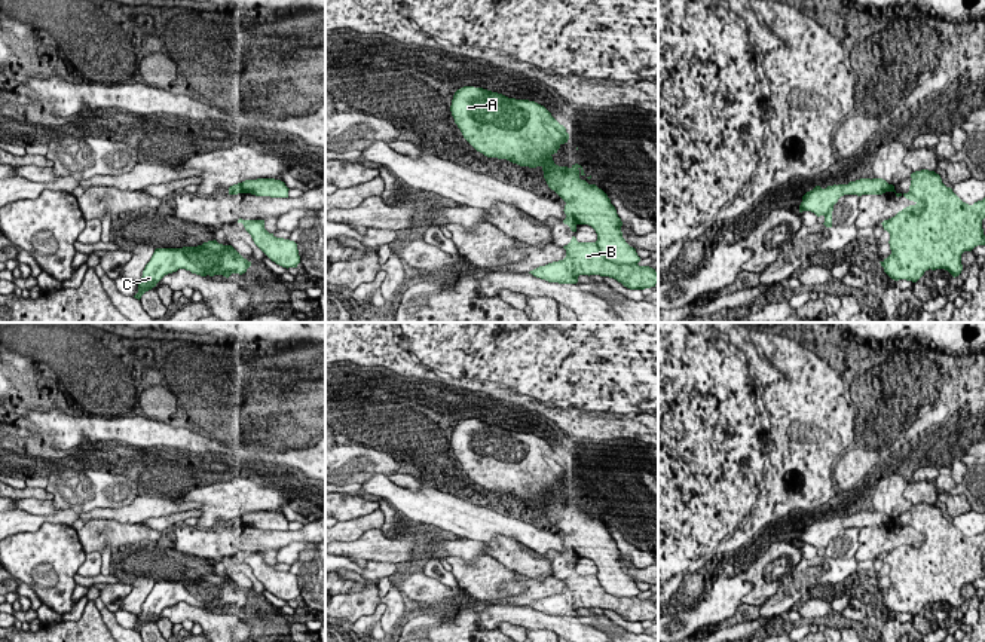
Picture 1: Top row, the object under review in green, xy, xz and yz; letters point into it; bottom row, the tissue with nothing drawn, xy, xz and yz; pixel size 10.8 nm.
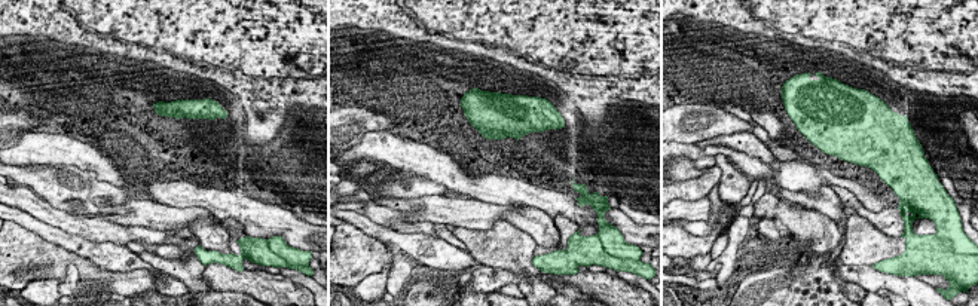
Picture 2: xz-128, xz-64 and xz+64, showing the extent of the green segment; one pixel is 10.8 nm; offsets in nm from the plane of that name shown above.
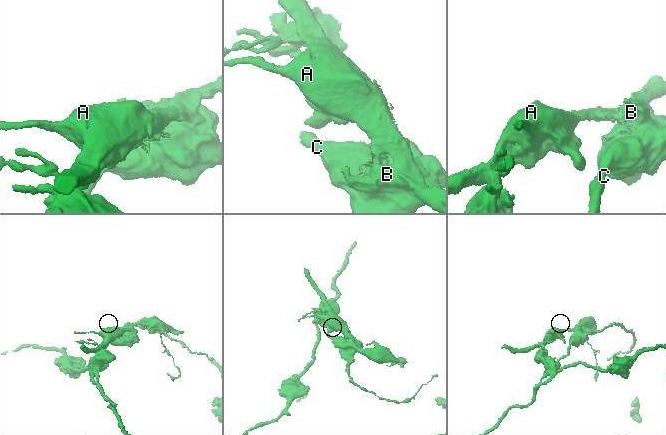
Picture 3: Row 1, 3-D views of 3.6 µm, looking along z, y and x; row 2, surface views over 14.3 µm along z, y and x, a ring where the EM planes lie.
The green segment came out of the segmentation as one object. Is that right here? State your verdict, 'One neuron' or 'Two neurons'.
Two neurons

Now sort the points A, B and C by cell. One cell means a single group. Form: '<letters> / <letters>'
A / B C

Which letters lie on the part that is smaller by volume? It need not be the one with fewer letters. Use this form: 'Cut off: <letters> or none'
Cut off: A

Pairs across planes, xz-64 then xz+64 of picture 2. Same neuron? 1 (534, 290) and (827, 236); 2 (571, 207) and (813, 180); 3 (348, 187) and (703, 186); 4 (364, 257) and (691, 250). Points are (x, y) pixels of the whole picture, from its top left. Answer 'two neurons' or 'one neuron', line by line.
1: one neuron
2: one neuron
3: one neuron
4: two neurons

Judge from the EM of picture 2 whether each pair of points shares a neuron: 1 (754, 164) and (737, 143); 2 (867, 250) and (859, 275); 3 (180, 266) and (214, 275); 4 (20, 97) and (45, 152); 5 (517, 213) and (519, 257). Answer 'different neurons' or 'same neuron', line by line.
1: different neurons
2: different neurons
3: different neurons
4: different neurons
5: different neurons

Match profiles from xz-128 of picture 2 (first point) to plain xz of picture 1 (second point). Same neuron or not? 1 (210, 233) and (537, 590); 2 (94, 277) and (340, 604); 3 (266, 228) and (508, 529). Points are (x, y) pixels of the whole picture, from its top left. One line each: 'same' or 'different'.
1: different
2: same
3: same

